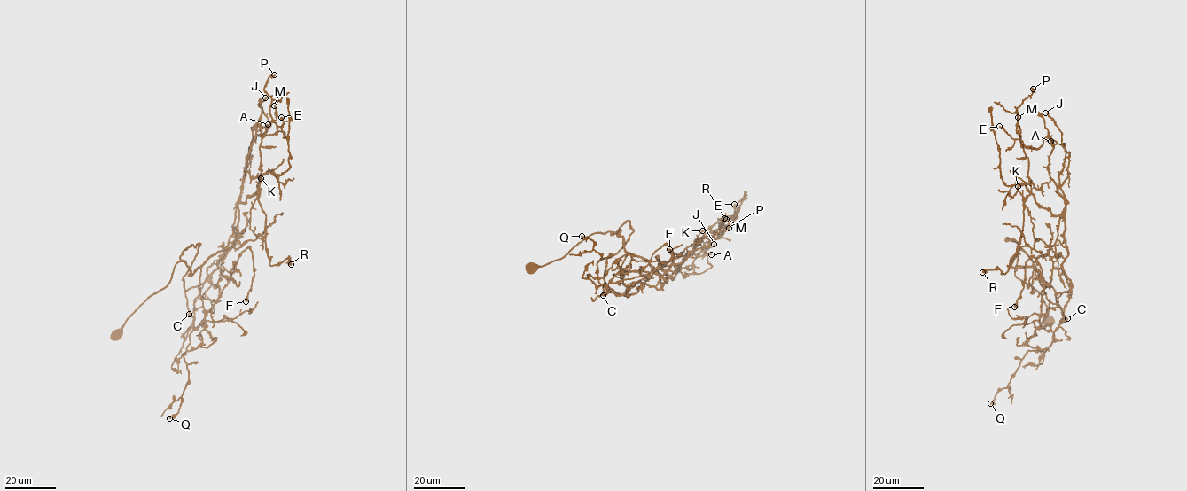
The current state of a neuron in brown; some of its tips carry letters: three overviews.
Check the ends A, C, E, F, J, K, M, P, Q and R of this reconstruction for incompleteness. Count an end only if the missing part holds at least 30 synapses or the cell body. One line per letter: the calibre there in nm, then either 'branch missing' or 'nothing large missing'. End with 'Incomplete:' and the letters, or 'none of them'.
A: 100 nm thick; nothing large missing
C: 460 nm thick; nothing large missing
E: 130 nm thick; nothing large missing
F: 650 nm thick; nothing large missing
J: 190 nm thick; nothing large missing
K: 130 nm thick; nothing large missing
M: 140 nm thick; nothing large missing
P: 140 nm thick; nothing large missing
Q: 160 nm thick; nothing large missing
R: 550 nm thick; nothing large missing
Incomplete: none of them

